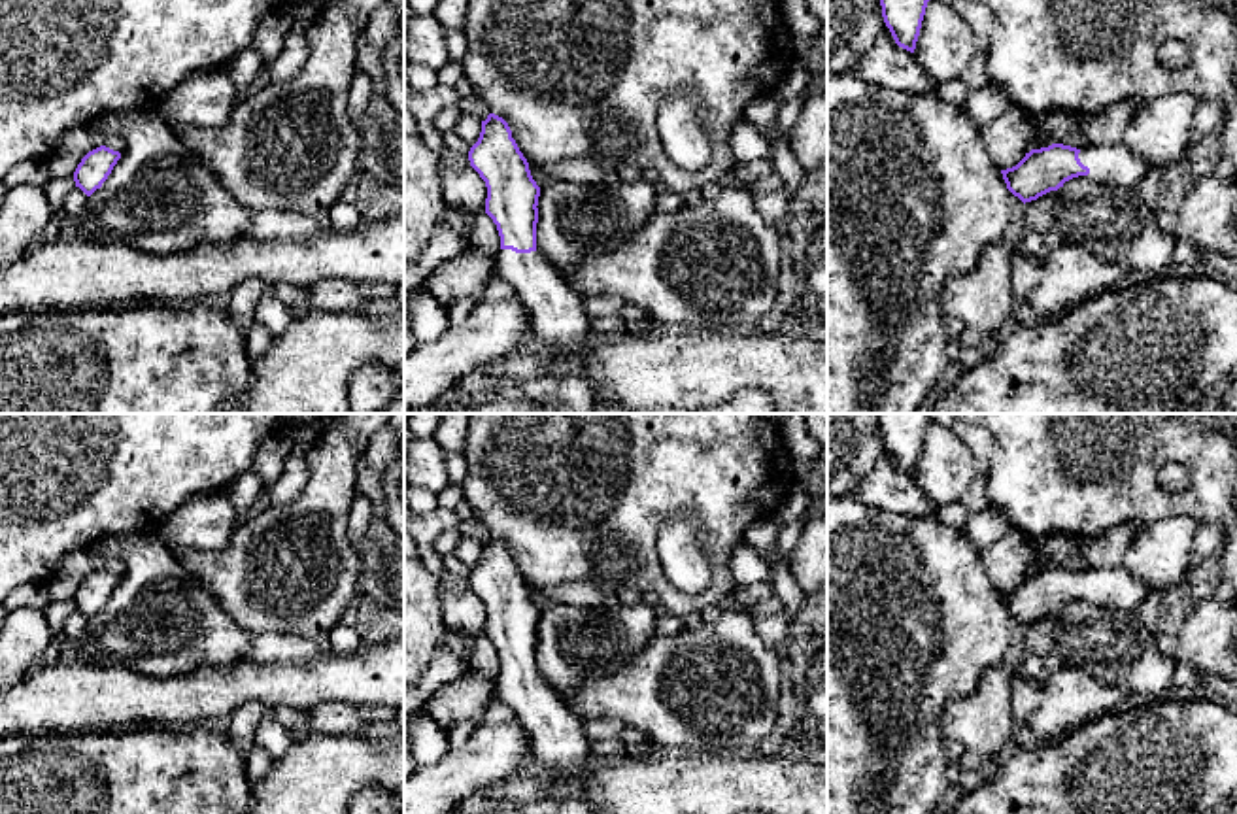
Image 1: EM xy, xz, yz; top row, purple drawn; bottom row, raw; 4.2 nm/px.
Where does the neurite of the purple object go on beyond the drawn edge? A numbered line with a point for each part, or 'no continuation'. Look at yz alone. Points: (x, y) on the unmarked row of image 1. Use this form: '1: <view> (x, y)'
1: yz (1113, 588)

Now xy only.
no continuation

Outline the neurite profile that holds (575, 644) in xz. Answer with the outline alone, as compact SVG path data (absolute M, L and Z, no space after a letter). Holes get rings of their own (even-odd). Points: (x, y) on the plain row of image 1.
M642 601L629 606L602 604L597 608L551 604L540 612L538 619L536 674L565 701L587 680L612 674L638 657L657 638L657 612Z

